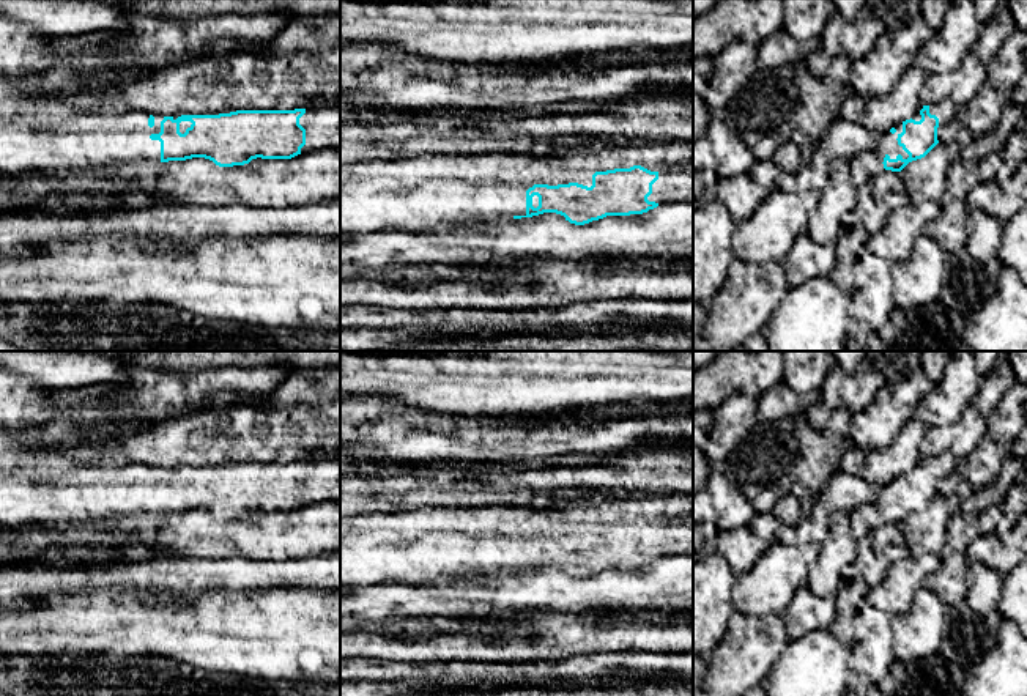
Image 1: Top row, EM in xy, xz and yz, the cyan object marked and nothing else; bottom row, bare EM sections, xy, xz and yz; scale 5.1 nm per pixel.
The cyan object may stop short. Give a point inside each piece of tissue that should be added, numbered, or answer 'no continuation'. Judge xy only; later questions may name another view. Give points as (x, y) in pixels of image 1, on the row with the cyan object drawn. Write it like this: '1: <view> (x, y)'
1: xy (322, 125)
2: xy (85, 140)

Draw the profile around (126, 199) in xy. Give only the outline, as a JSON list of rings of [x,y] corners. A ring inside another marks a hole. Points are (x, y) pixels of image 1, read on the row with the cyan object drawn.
[[[123,191],[113,197],[101,200],[98,206],[93,206],[93,211],[109,211],[112,208],[121,209],[140,209],[150,208],[156,205],[156,202],[150,194],[143,191]]]

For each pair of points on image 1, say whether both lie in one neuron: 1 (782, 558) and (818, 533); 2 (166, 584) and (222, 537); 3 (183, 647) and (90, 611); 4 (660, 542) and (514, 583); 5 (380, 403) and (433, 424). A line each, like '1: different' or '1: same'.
1: different
2: different
3: same
4: different
5: same

